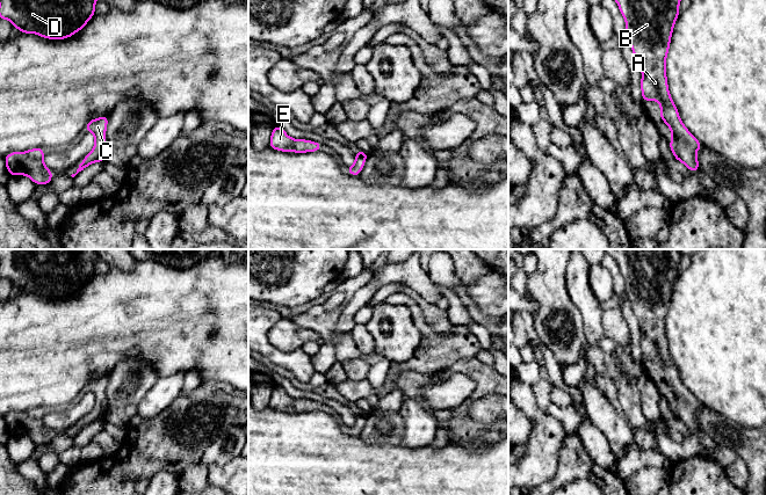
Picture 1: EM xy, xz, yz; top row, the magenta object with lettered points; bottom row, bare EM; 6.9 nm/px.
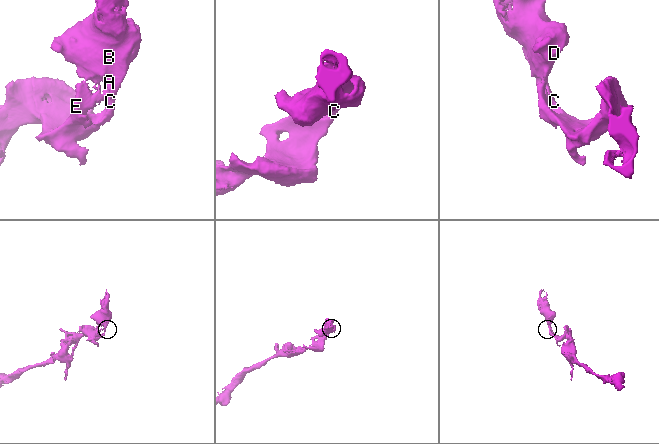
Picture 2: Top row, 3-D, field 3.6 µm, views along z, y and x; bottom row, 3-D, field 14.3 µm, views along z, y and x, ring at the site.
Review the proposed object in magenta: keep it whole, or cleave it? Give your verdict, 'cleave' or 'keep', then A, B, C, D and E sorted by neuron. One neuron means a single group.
keep | A B C D E

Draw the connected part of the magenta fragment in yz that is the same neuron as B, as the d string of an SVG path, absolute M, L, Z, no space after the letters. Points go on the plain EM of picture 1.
M605 249L612 256L626 281L626 296L642 332L642 361L657 361L660 365L659 374L671 388L670 409L675 420L682 422L691 431L700 430L696 412L702 403L688 391L682 383L678 369L670 355L666 325L671 296L674 283L680 274L679 264L682 255L678 249Z

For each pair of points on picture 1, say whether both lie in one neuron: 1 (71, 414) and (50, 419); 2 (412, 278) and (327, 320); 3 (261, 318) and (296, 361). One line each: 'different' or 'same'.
1: same
2: different
3: same

